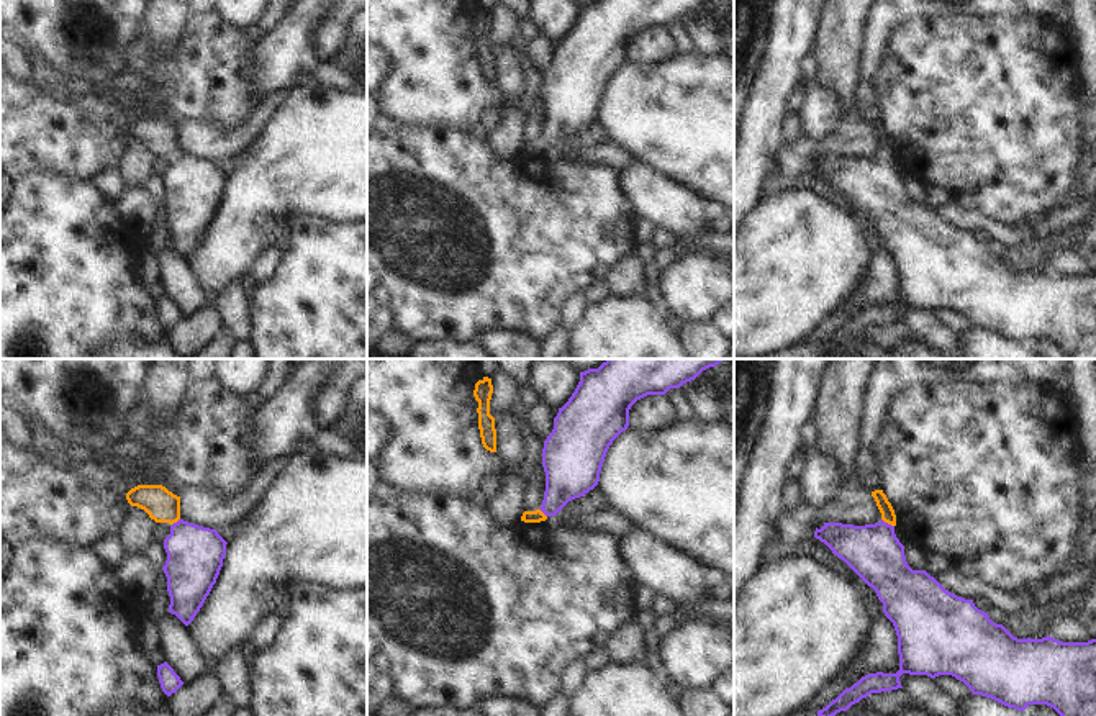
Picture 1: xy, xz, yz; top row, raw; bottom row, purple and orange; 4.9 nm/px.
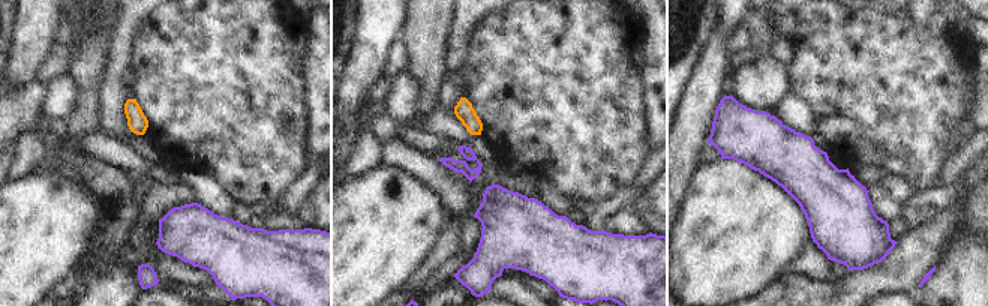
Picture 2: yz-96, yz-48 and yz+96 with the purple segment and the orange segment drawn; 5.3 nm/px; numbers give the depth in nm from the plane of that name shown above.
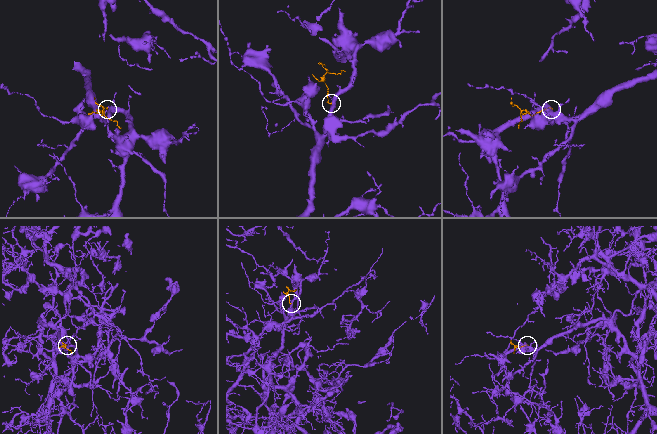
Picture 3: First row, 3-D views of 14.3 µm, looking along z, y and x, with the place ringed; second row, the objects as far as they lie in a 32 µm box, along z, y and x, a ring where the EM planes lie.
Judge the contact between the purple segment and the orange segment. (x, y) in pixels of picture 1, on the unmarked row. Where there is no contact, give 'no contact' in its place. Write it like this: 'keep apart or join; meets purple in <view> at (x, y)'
join; meets purple in yz at (887, 156)

